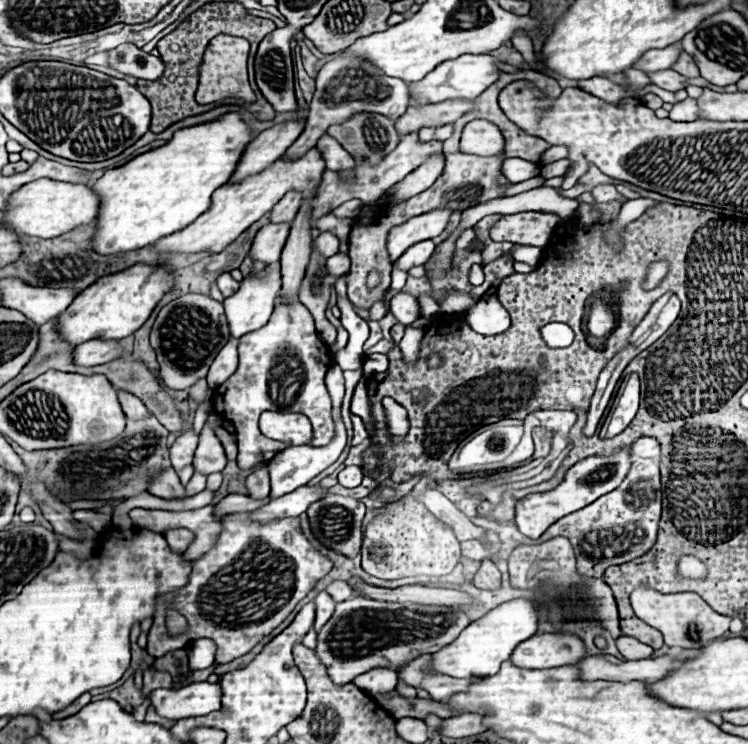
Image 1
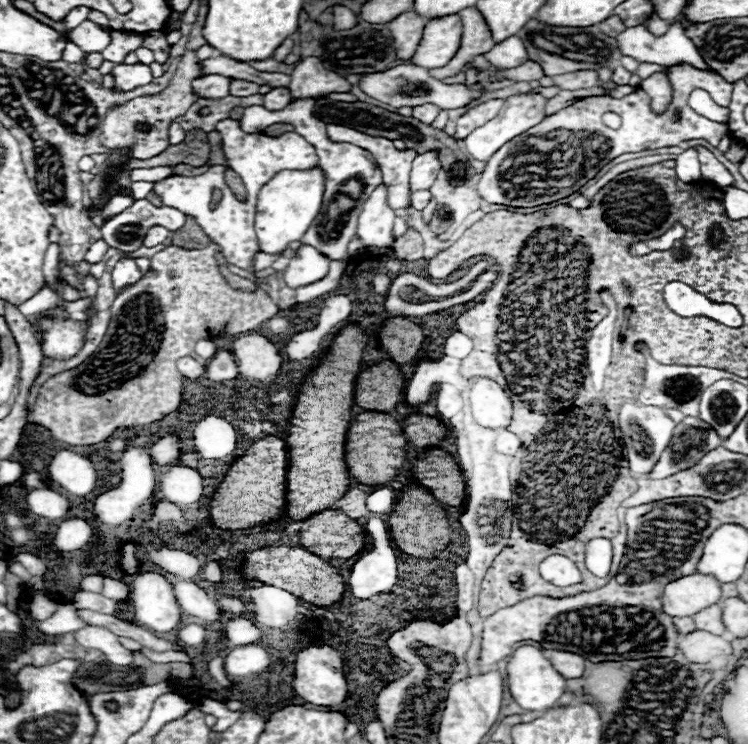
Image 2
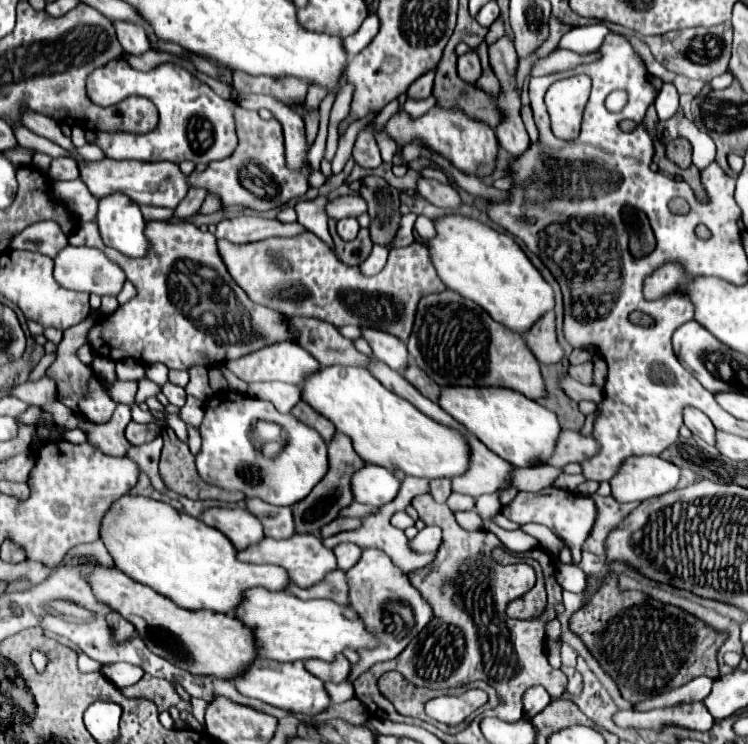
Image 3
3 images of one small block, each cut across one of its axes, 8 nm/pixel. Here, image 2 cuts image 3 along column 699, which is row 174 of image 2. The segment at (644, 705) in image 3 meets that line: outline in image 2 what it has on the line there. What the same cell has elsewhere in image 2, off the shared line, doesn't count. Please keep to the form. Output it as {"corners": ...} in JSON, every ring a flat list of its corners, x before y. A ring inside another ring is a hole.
{"corners":[[694,148,684,150,676,156,676,176,682,182,696,182,700,178,700,162]]}

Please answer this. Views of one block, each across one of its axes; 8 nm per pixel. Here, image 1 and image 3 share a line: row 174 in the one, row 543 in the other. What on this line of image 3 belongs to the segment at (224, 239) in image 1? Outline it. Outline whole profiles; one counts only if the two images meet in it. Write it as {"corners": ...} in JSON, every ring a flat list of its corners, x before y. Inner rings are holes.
{"corners":[[296,534,296,536,290,536,290,538,282,538,282,540,264,538,260,544,252,544,252,548,246,548,244,552,238,552,238,560,240,562,252,562,252,564,282,566,288,572,290,582,300,586,300,588,308,588,308,586,320,582,326,572,336,568,334,554,314,534]]}

